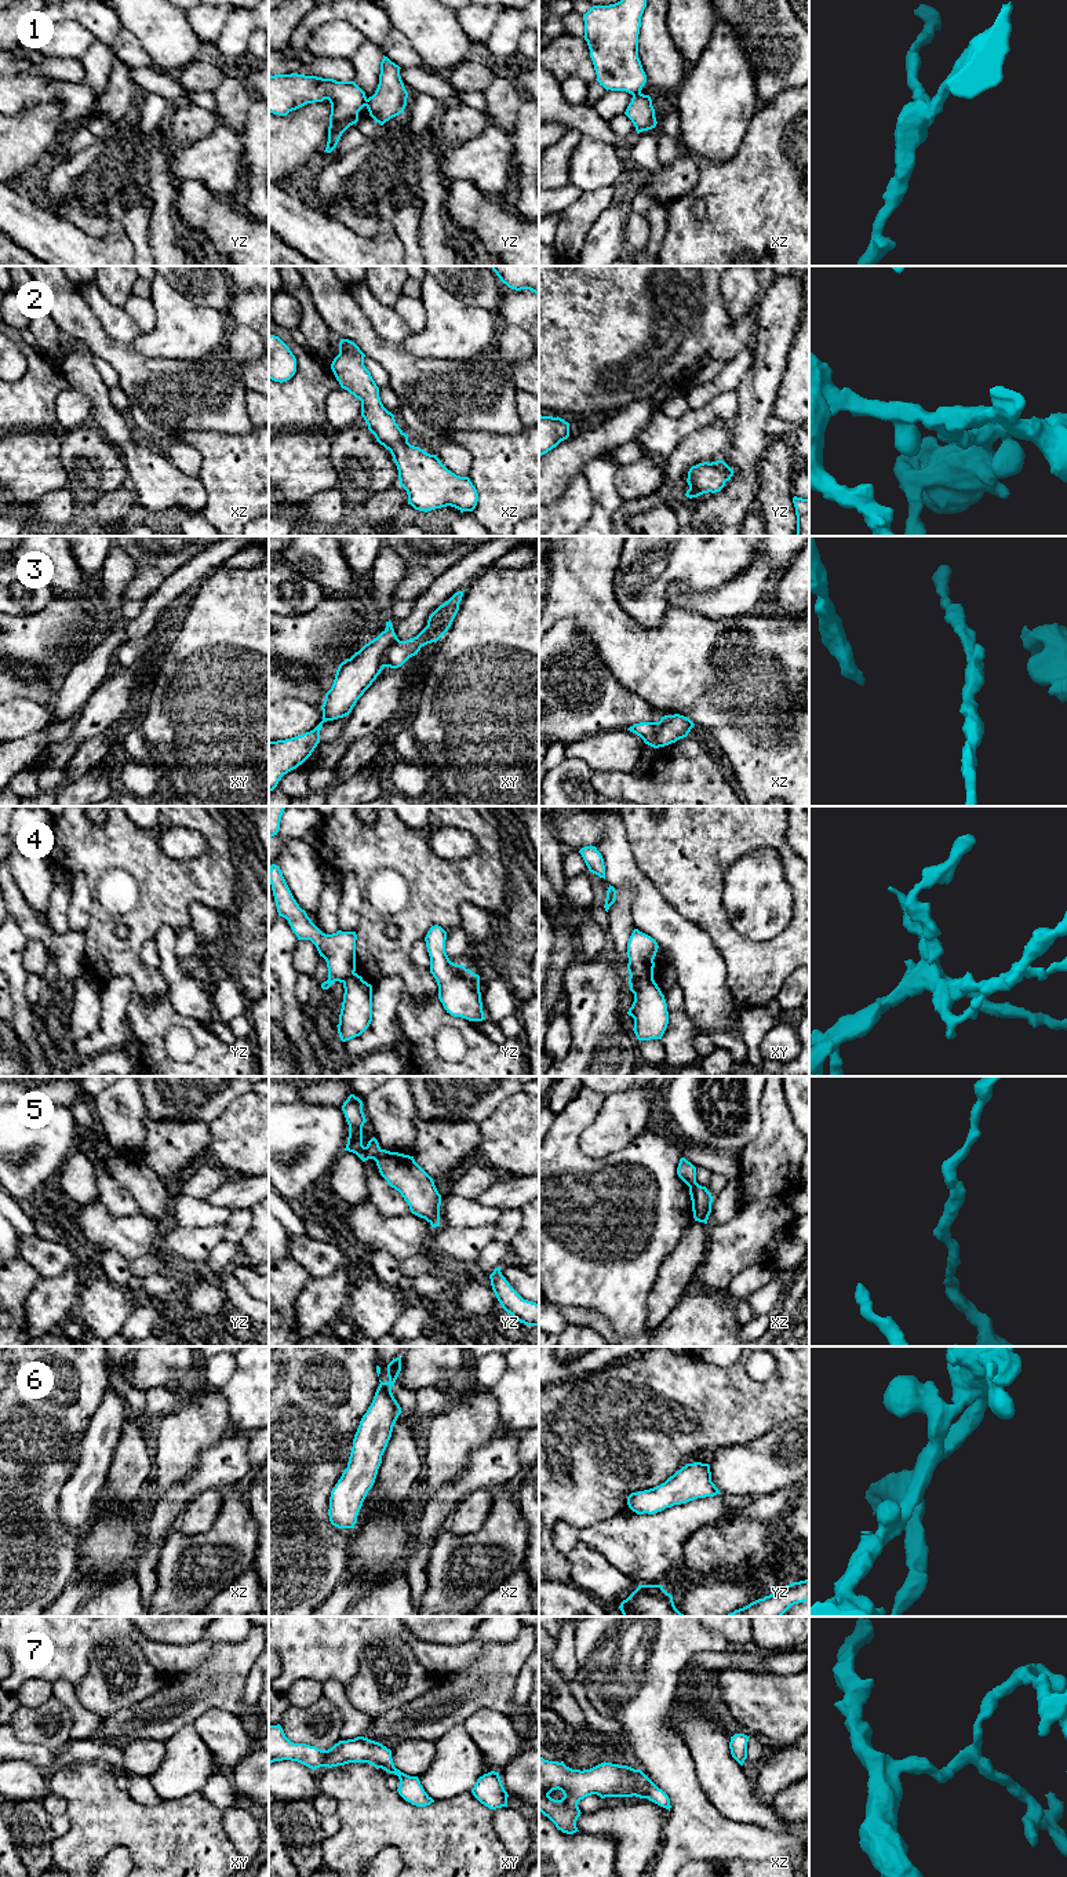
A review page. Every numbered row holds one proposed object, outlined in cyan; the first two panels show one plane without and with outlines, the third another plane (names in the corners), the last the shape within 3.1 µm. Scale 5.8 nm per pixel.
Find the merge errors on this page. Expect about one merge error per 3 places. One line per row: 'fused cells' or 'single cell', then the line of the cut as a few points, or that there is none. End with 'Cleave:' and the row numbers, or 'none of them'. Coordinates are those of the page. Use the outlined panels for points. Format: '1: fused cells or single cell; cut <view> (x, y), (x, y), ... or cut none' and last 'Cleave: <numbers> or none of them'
1: fused cells; cut xz (640, 91), (633, 95)
2: single cell; cut none
3: fused cells; cut xy (399, 640), (386, 651), (383, 666)
4: fused cells; cut xy (630, 975), (652, 979)
5: fused cells; cut yz (379, 1148), (374, 1159)
6: single cell; cut none
7: single cell; cut none
Cleave: 1, 3, 4, 5

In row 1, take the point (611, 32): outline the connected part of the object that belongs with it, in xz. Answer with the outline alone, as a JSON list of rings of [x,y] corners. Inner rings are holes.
[[[647,0],[593,6],[586,14],[585,40],[597,81],[607,91],[641,92],[647,74],[638,58],[638,34]]]

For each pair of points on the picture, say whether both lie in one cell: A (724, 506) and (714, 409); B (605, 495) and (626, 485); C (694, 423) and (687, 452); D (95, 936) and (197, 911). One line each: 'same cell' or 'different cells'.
A: different cells
B: different cells
C: different cells
D: different cells

